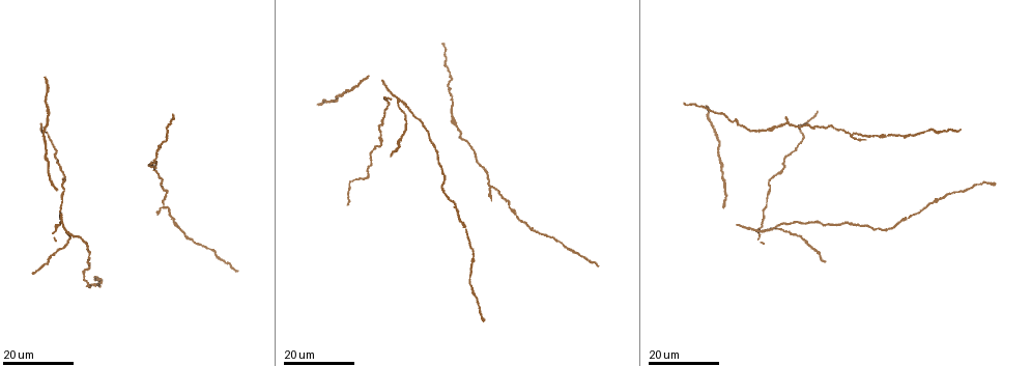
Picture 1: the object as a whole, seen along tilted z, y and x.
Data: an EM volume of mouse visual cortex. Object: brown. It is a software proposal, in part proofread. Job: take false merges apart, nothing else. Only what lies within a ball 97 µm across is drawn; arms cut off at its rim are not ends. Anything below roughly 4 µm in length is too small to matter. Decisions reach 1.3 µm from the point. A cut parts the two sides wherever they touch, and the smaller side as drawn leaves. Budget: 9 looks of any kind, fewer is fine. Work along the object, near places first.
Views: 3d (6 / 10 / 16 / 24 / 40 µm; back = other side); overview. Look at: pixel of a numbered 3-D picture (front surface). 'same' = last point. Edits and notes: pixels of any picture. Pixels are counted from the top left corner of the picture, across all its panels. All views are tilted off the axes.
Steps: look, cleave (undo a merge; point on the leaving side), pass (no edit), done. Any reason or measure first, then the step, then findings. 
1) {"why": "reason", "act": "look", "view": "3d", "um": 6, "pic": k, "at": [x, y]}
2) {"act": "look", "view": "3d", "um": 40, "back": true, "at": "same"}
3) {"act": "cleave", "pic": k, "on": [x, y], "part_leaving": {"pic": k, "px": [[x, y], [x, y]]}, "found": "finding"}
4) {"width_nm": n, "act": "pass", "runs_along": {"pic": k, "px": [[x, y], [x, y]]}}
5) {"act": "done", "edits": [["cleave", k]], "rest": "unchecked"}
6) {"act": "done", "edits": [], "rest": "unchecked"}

{"act": "look", "view": "3d", "um": 24, "pic": 1, "at": [456, 118]}

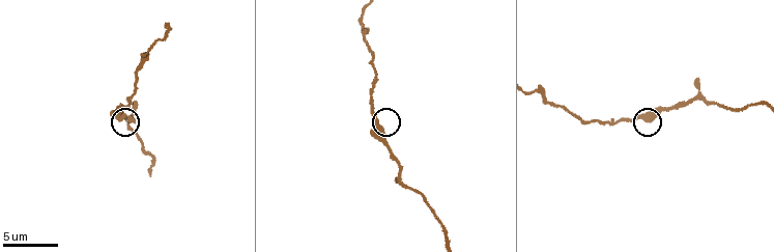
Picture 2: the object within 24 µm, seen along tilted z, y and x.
{"why": "zoom in", "act": "look", "view": "3d", "um": 10, "pic": 2, "at": [378, 126]}

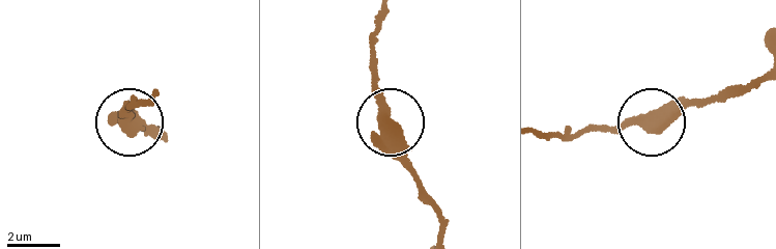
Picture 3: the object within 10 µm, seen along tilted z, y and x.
{"act": "pass", "found": "one cell here"}

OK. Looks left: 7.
{"act": "look", "view": "3d", "um": 16, "pic": 1, "at": [785, 167]}

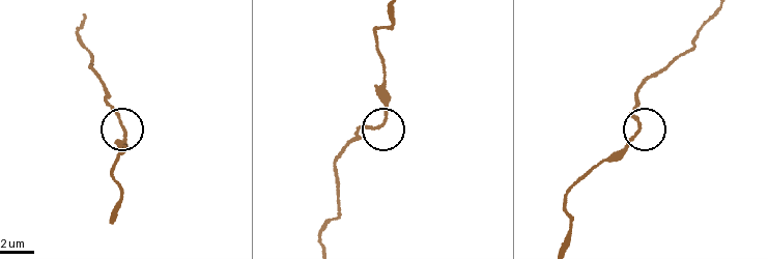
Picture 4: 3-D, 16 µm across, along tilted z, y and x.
{"act": "look", "view": "3d", "um": 10, "pic": 4, "at": [634, 134]}

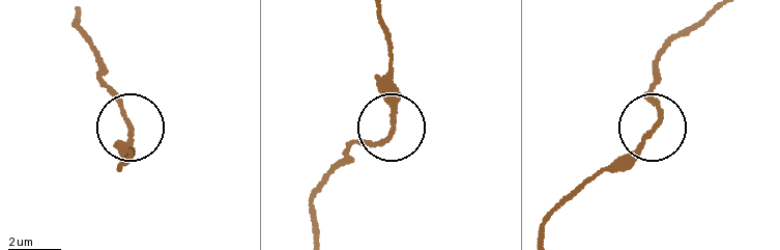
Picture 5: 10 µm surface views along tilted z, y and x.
{"why": "from behind", "act": "look", "view": "3d", "um": 10, "back": true, "pic": 5, "at": [131, 130]}

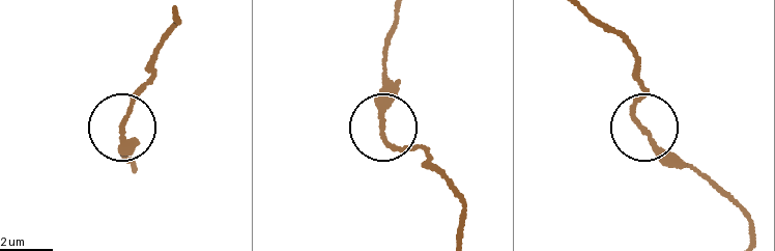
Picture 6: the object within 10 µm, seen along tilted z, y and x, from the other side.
{"act": "pass", "found": "one cell here"}

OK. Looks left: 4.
{"why": "three-way junction", "act": "look", "view": "3d", "um": 6, "pic": 2, "at": [707, 101]}

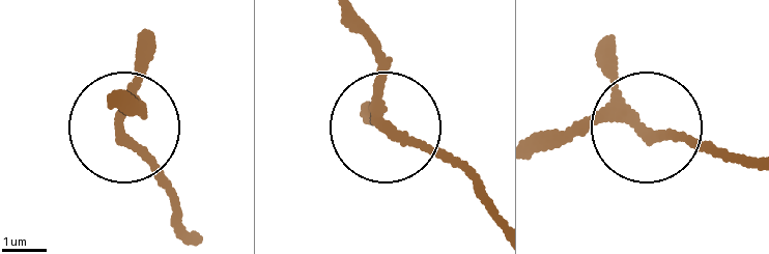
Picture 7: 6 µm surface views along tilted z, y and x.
{"width_nm": 180, "act": "pass", "found": "all the same cell"}

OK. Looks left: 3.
{"why": "three arms meet", "act": "look", "view": "3d", "um": 24, "pic": 1, "at": [492, 185]}

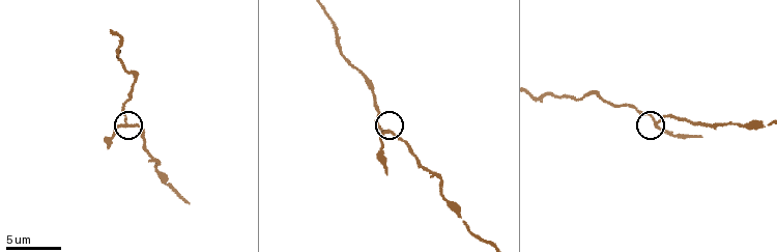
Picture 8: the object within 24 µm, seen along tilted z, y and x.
{"act": "look", "view": "3d", "um": 10, "pic": 8, "at": [387, 132]}

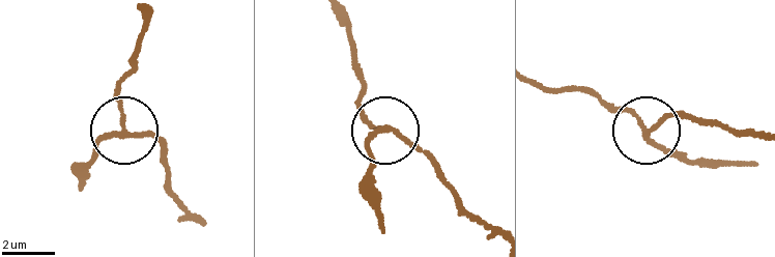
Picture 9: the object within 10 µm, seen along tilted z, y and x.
{"act": "pass", "runs_along": {"pic": 9, "px": [[341, 22], [356, 52], [361, 114], [379, 132], [364, 175]]}, "found": "one cell here"}

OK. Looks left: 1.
{"act": "done", "edits": [], "rest": "unchecked"}

